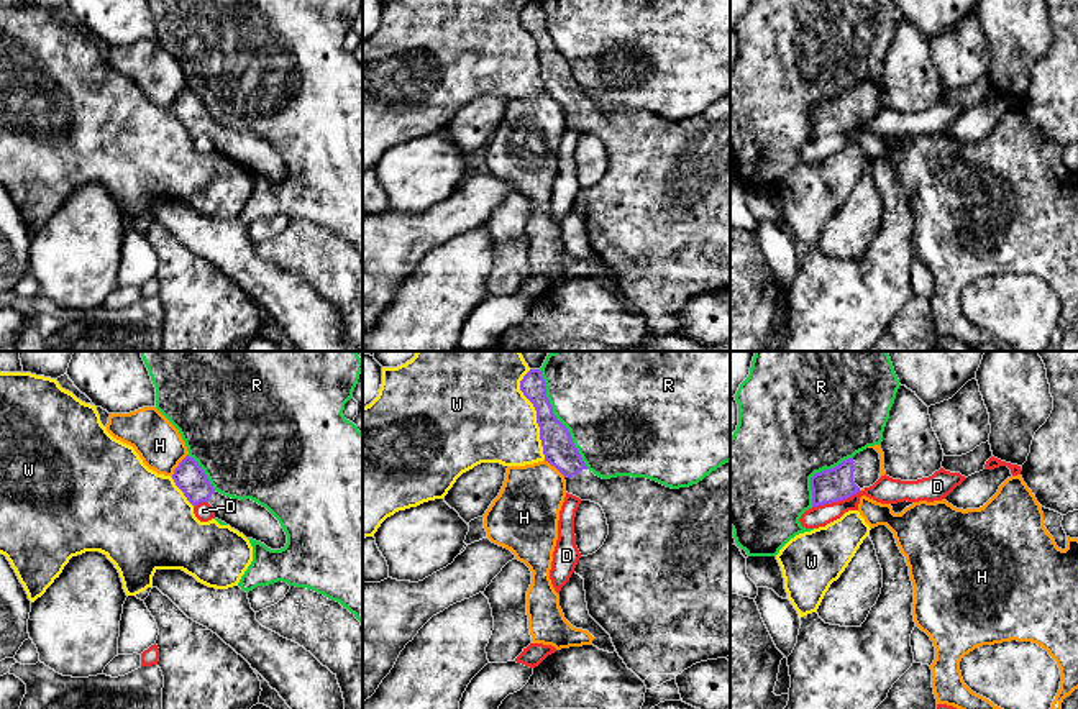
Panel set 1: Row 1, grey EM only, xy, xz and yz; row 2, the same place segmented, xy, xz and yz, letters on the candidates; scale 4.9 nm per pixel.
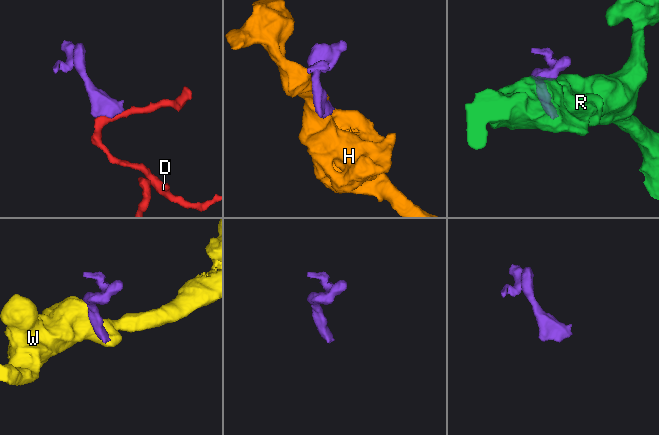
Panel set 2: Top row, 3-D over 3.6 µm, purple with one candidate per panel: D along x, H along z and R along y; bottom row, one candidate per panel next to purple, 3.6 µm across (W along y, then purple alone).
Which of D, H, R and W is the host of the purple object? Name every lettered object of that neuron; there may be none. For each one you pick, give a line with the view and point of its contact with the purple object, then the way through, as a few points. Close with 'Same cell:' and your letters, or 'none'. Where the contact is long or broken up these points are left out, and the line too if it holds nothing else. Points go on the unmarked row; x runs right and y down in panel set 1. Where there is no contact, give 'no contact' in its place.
Same cell: none

